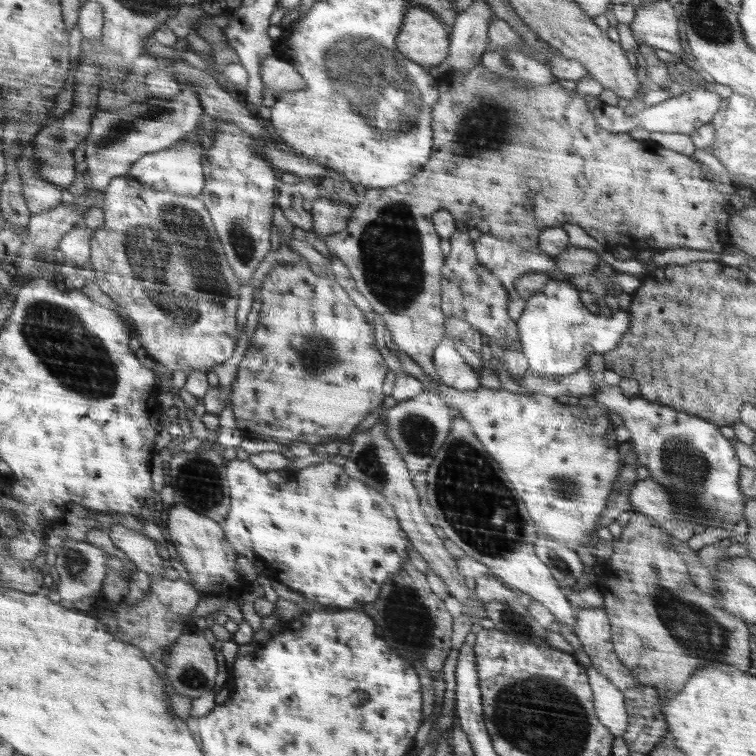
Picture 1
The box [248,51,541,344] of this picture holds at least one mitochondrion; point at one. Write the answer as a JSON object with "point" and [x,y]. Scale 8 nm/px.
{"point":[390,246]}

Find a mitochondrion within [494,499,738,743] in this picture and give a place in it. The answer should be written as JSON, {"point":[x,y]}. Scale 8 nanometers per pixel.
{"point":[700,636]}

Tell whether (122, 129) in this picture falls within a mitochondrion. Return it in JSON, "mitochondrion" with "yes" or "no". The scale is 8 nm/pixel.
{"mitochondrion":"yes"}

